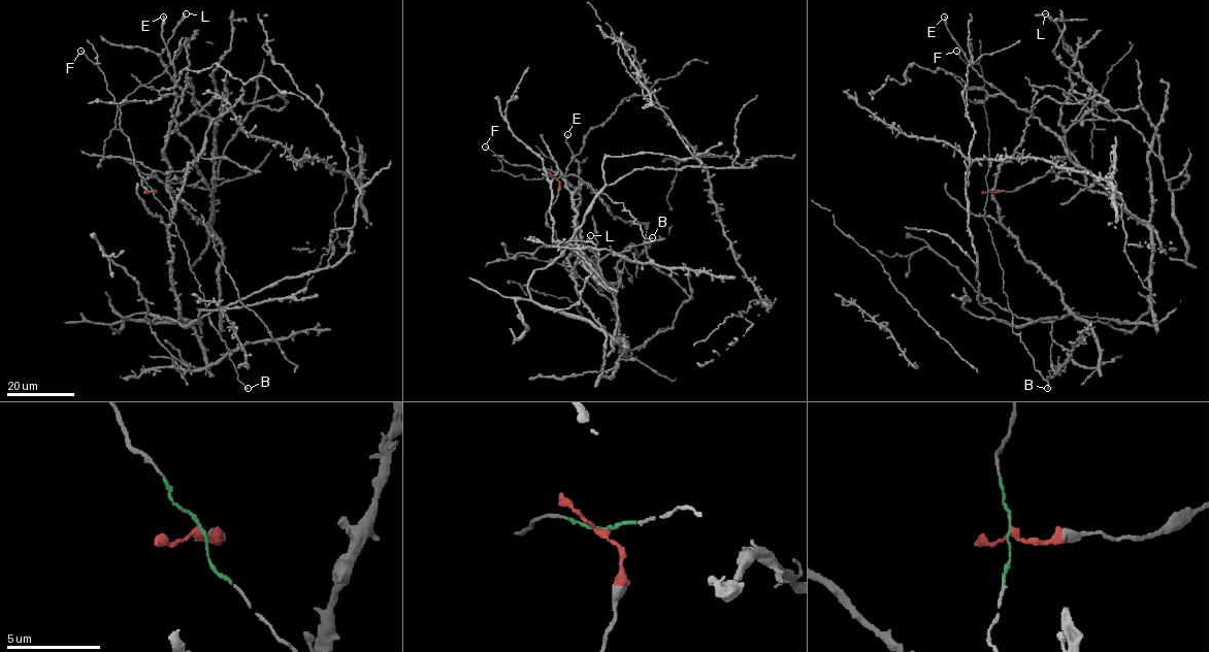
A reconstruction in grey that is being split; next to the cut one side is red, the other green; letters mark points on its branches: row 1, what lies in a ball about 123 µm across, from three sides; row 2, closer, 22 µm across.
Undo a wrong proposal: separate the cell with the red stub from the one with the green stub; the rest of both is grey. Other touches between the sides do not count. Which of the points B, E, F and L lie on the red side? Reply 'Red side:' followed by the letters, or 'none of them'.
Red side: E, L

